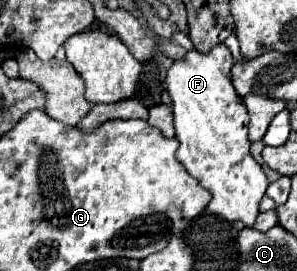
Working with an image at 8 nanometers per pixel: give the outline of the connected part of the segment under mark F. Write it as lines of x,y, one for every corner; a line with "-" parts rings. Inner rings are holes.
217,45
207,55
193,49
167,71
167,91
173,99
175,133
181,143
177,159
199,185
211,191
213,199
207,205
207,211
225,221
243,221
247,227
253,227
255,217
259,215
259,201
265,195
269,181
261,165
249,153
249,115
239,103
237,91
229,79
233,63
225,45

